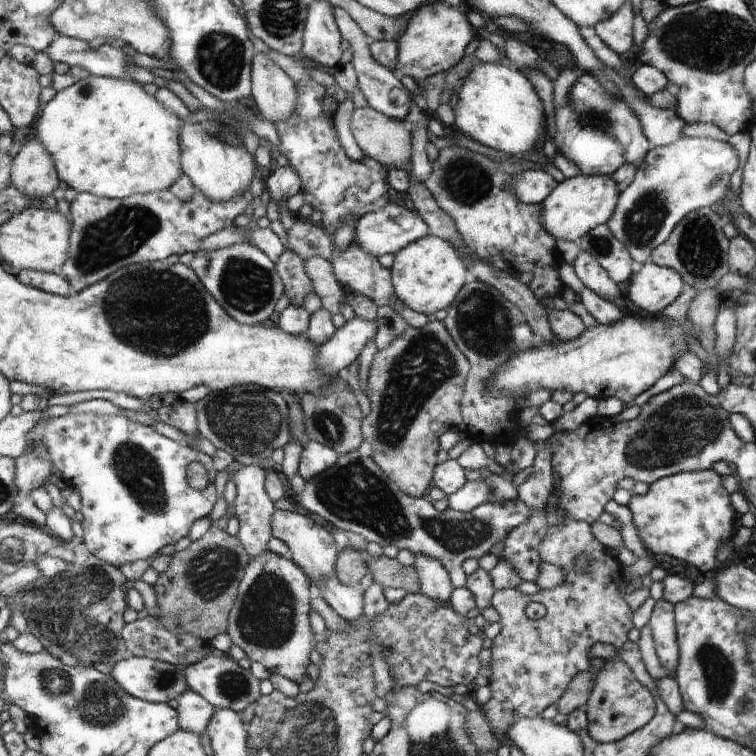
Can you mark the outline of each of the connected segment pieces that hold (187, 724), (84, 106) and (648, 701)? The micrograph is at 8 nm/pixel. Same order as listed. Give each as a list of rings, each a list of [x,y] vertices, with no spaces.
[[[191,688],[177,700],[181,728],[203,735],[215,709]]]
[[[91,75],[79,82],[76,82],[67,90],[60,91],[51,100],[40,113],[38,122],[38,138],[42,139],[50,153],[53,154],[57,162],[57,168],[64,180],[70,188],[74,188],[79,193],[93,193],[95,196],[107,197],[110,199],[127,199],[133,198],[135,195],[149,195],[160,193],[162,191],[170,191],[184,176],[185,166],[183,164],[182,136],[185,122],[174,114],[172,110],[168,110],[156,96],[148,94],[144,90],[144,85],[132,79],[120,79],[115,77],[100,77]]]
[[[614,659],[597,673],[585,709],[588,713],[589,736],[596,742],[614,743],[649,724],[656,715],[656,702],[649,690],[631,674],[630,668],[619,659]]]

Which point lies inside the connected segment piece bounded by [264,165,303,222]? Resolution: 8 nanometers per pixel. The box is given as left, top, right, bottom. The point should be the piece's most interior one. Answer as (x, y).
(285, 181)

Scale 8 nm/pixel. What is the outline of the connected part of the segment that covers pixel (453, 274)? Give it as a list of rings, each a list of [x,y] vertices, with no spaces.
[[[427,235],[425,238],[406,246],[395,254],[390,270],[395,294],[402,303],[426,317],[440,310],[446,310],[465,287],[468,268],[462,256],[448,241]]]

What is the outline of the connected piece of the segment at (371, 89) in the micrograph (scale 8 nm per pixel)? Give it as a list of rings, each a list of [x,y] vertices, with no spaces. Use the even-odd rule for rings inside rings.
[[[334,7],[333,16],[336,18],[338,28],[341,29],[342,39],[347,40],[354,50],[354,58],[351,62],[355,67],[358,87],[360,87],[362,94],[366,97],[368,106],[376,110],[376,112],[384,114],[386,117],[390,117],[399,122],[405,122],[406,116],[410,108],[412,108],[412,106],[406,106],[408,102],[413,101],[411,93],[402,86],[400,77],[395,72],[381,66],[381,64],[373,58],[369,52],[369,45],[366,40],[367,36],[364,30],[362,30],[361,26],[358,25],[348,13],[340,8]]]

